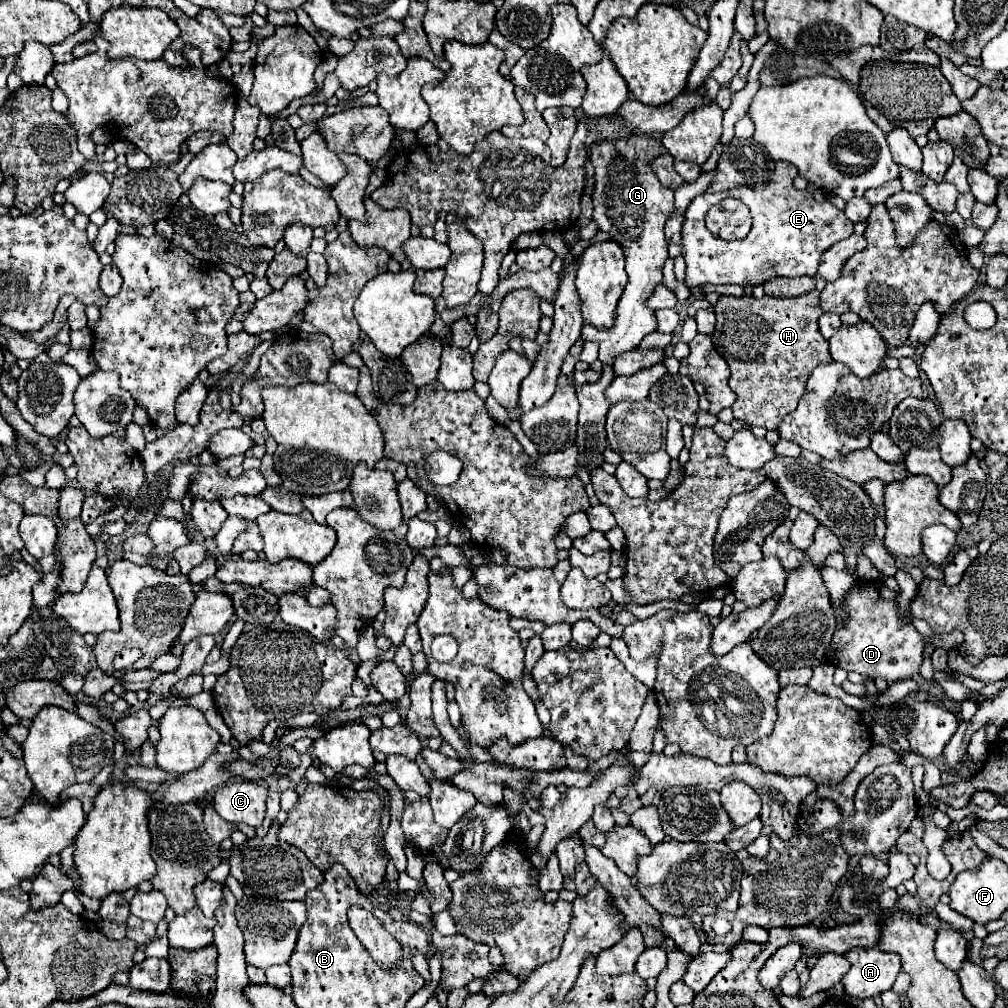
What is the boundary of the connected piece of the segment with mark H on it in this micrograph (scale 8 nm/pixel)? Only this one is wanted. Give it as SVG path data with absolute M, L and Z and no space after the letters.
M814 289L800 297L776 299L764 295L762 299L756 297L730 297L720 295L714 311L716 311L716 329L712 333L712 343L716 351L726 359L732 375L730 375L730 389L738 395L736 403L732 405L734 417L744 419L752 426L778 429L780 421L792 413L806 391L806 381L814 367L826 365L832 361L828 351L828 341L818 331L818 317L824 313L820 309L820 293Z

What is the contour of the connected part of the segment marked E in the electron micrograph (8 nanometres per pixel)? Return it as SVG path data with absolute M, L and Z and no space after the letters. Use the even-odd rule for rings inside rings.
M778 161L772 181L766 189L740 187L722 193L698 195L688 205L682 225L682 257L686 261L684 283L688 287L698 287L704 283L730 283L752 287L758 283L766 283L774 277L816 275L822 253L834 243L850 237L854 233L854 223L844 215L844 211L836 209L832 203L816 203L808 191L794 189L792 181L796 175L796 167ZM724 197L736 197L750 209L752 229L744 237L744 241L724 243L720 237L714 237L704 227L704 215L712 207L712 201L722 201Z

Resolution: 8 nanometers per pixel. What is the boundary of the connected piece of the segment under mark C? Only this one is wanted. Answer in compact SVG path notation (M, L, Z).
M234 779L228 781L214 793L214 809L228 823L246 823L250 827L258 827L266 815L266 787Z

